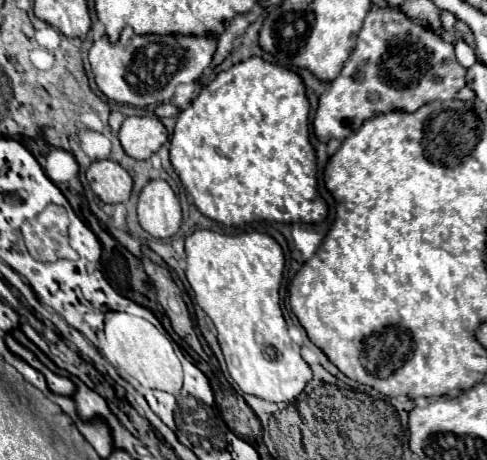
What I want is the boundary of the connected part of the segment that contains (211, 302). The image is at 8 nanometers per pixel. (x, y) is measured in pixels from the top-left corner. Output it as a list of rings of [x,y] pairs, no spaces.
[[[195,230],[185,240],[185,254],[187,280],[201,308],[217,326],[217,338],[231,378],[243,392],[251,392],[257,398],[293,402],[311,382],[313,372],[301,358],[299,346],[289,338],[287,322],[279,308],[279,286],[285,266],[281,246],[273,236],[261,232],[227,236],[213,230]]]

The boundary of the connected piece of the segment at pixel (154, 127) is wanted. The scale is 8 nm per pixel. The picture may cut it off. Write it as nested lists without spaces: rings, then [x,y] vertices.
[[[129,116],[119,130],[123,150],[137,160],[147,160],[167,142],[167,130],[157,118]]]

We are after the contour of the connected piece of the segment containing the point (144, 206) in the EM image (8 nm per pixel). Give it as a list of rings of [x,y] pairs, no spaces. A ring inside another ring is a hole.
[[[149,180],[137,204],[139,224],[155,238],[171,238],[181,228],[181,206],[165,180]]]

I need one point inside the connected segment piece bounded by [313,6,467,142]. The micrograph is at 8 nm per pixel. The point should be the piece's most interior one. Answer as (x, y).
(397, 64)

